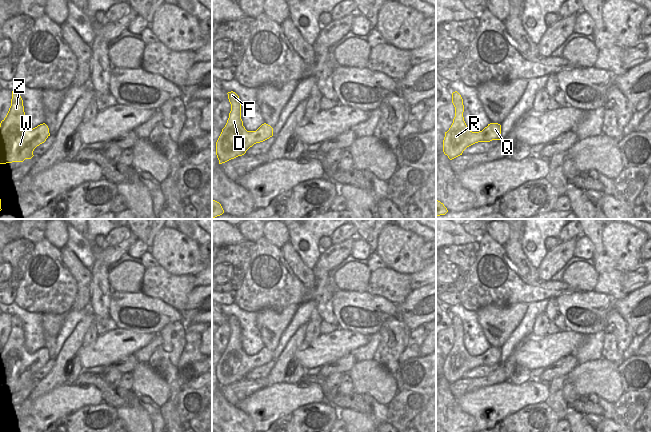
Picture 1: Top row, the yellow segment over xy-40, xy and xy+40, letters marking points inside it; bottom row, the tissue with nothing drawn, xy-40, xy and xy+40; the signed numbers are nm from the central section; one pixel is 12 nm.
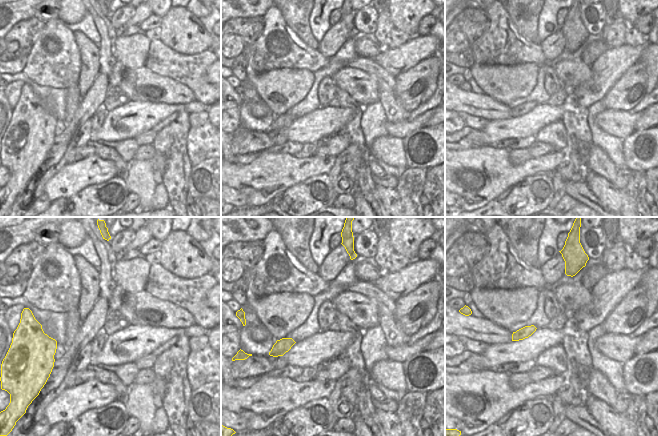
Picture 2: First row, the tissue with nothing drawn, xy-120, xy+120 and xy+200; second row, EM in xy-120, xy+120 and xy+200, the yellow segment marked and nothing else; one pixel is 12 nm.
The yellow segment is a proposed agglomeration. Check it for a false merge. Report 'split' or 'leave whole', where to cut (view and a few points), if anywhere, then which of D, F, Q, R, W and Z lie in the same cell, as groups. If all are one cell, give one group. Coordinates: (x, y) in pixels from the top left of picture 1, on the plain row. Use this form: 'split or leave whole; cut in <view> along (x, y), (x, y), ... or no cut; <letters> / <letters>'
leave whole; no cut; D F Q R W Z

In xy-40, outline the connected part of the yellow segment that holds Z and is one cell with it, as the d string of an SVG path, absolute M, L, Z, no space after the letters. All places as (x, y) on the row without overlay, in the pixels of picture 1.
M12 315L11 330L0 347L0 388L31 383L34 373L50 360L45 347L30 353L24 343L23 324L18 316Z

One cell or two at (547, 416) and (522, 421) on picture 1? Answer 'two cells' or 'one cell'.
one cell

